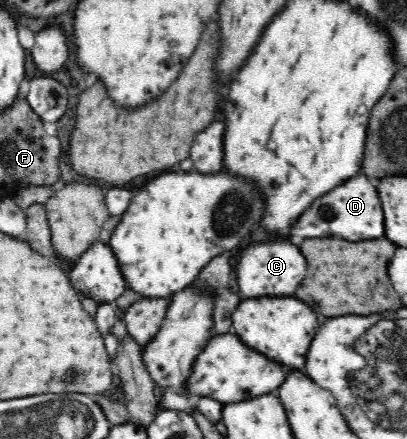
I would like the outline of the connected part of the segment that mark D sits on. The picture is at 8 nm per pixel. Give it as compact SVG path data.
M355 176L343 182L343 186L337 186L335 190L331 190L331 194L325 194L317 202L313 202L305 210L303 218L299 218L299 222L291 228L291 234L301 238L333 236L333 238L343 238L351 242L381 238L385 234L385 226L383 226L383 208L381 208L377 188L371 184L371 180L367 180L367 176Z

